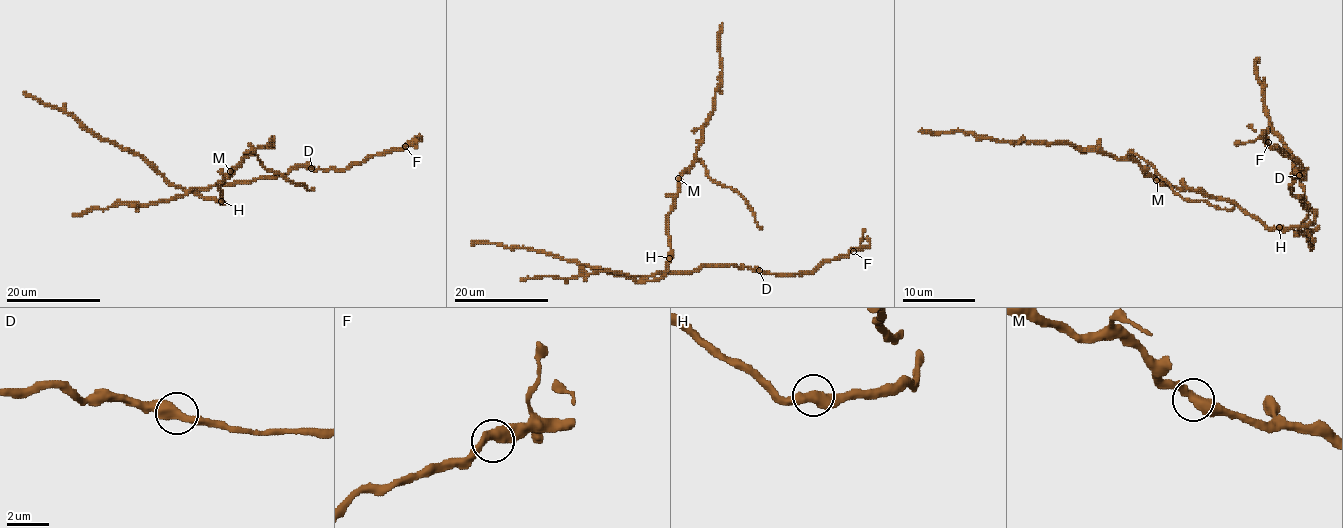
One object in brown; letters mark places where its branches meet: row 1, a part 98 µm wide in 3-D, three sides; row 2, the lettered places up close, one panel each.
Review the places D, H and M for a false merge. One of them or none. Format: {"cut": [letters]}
{"cut": ["D"]}

